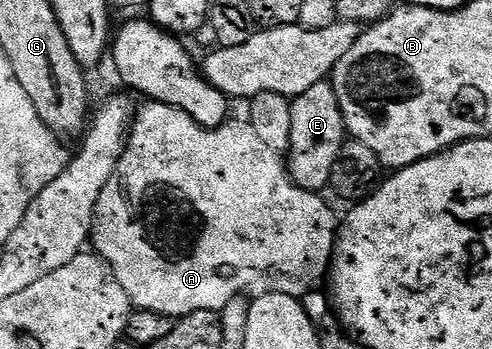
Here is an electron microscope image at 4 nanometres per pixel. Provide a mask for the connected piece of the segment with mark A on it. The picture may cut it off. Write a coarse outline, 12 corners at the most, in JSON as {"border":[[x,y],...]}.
{"border":[[151,101],[98,197],[133,308],[325,286],[323,194]]}

